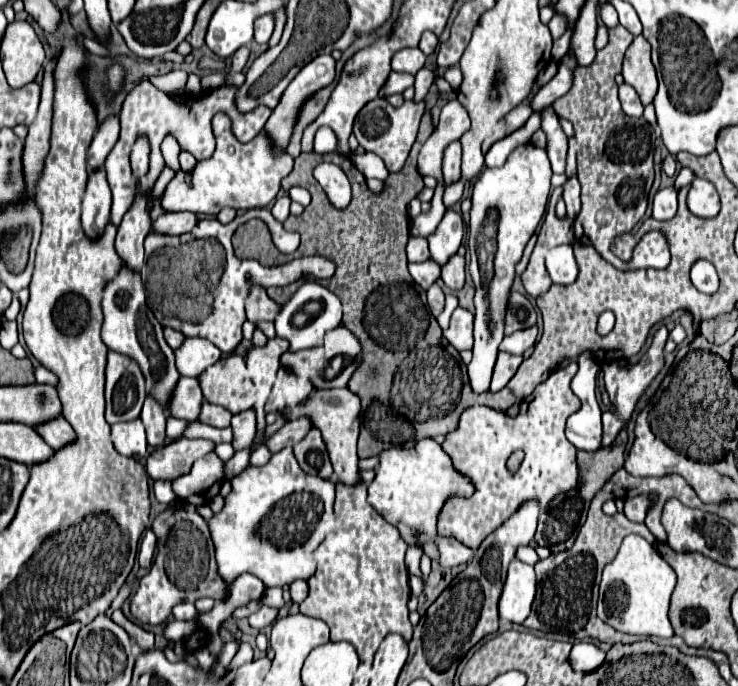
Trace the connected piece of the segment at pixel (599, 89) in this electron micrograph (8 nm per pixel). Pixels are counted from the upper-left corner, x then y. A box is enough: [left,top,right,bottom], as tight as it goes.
[553,26,671,270]

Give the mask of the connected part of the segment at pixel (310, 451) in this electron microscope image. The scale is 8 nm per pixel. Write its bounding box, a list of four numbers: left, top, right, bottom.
[293,430,331,478]

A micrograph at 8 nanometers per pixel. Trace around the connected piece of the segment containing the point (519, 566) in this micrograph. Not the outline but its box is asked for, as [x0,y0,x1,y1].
[499,560,537,624]

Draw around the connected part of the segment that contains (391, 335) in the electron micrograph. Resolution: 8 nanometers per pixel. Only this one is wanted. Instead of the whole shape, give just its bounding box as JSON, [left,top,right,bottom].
[233,114,435,390]

